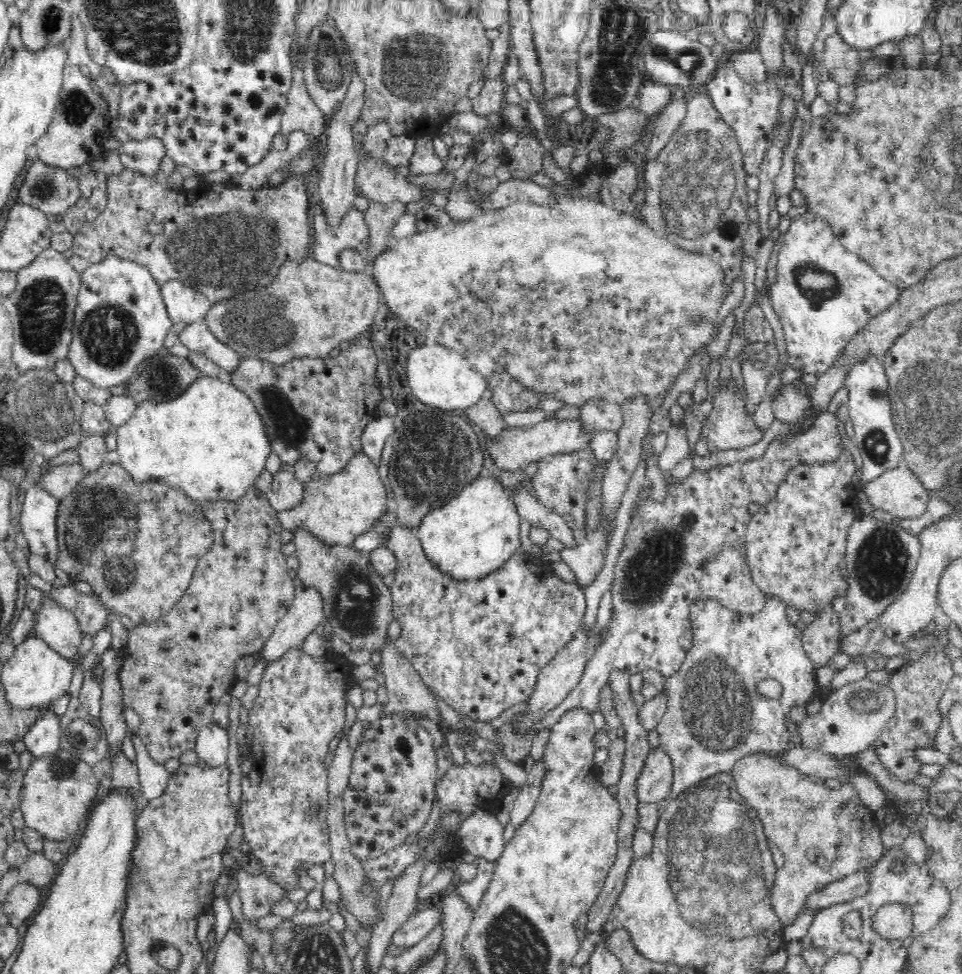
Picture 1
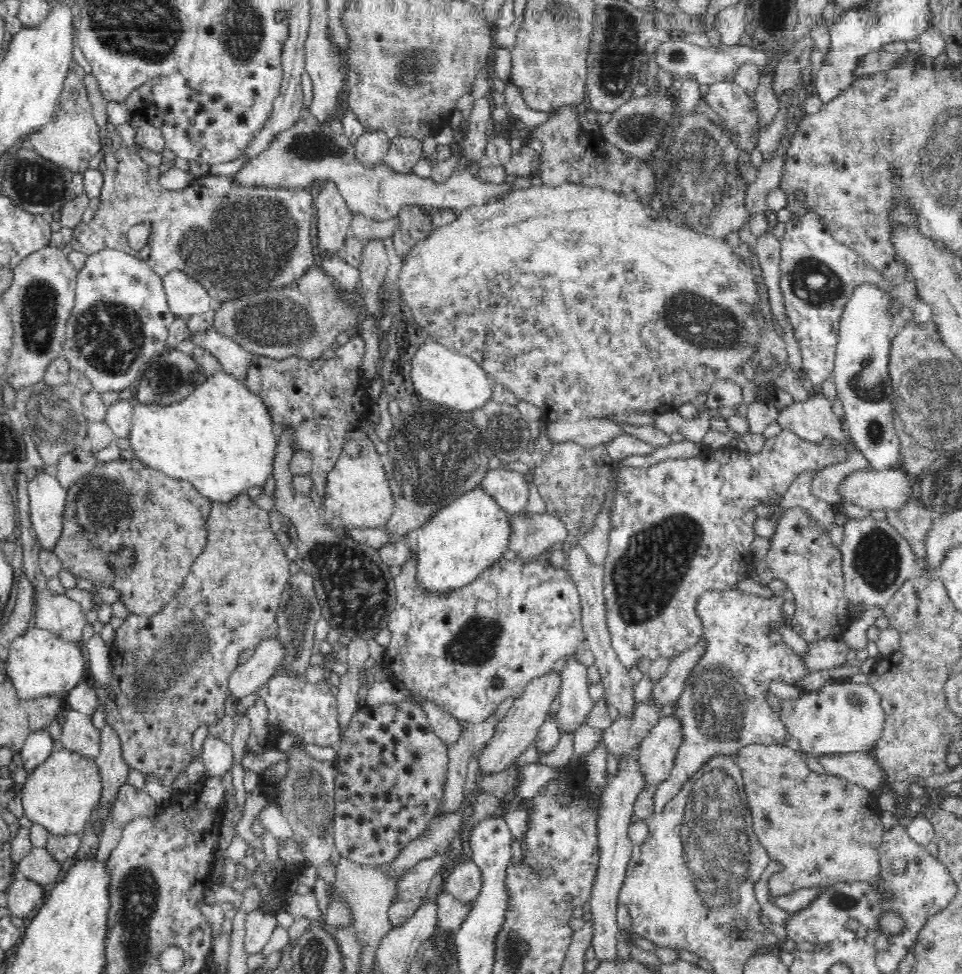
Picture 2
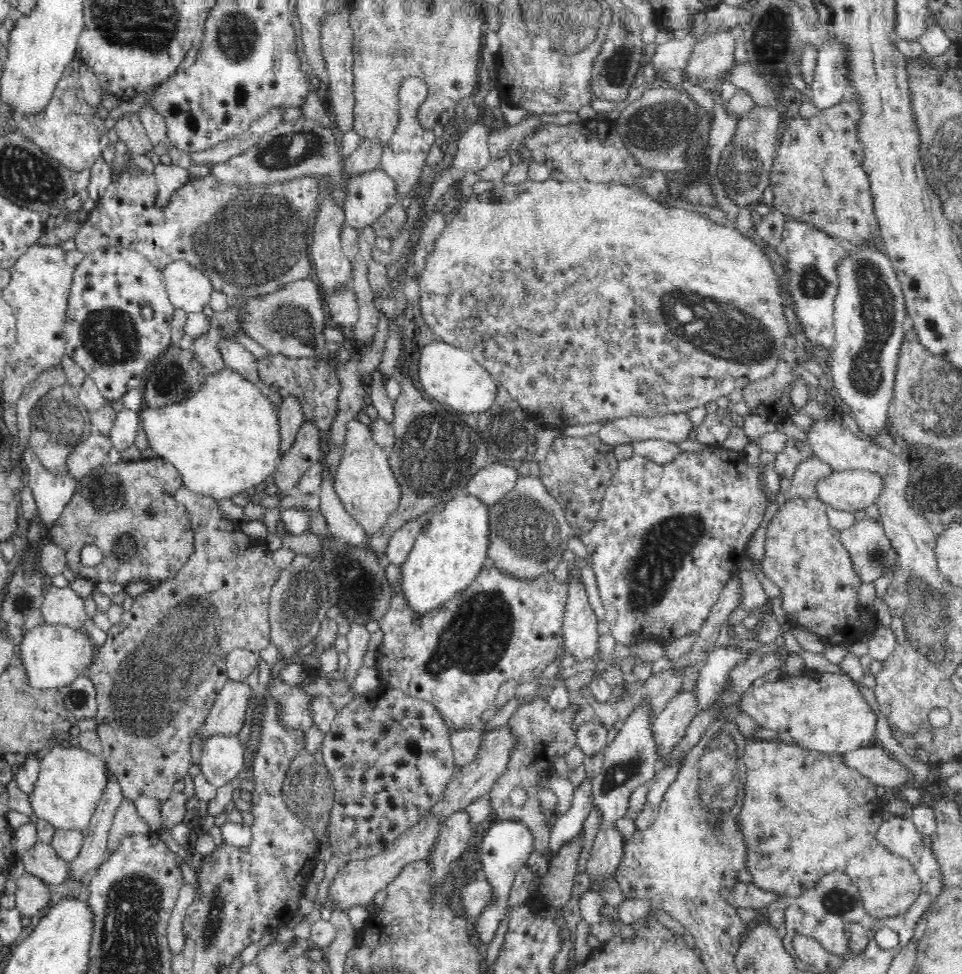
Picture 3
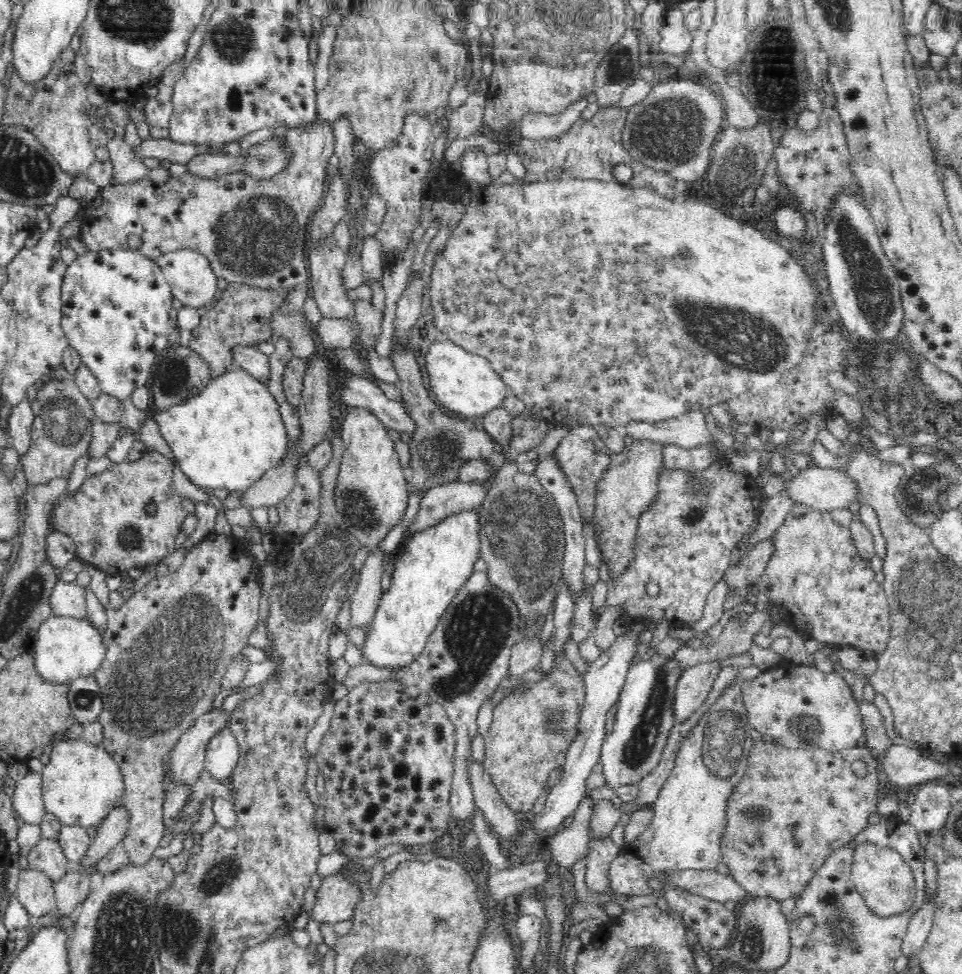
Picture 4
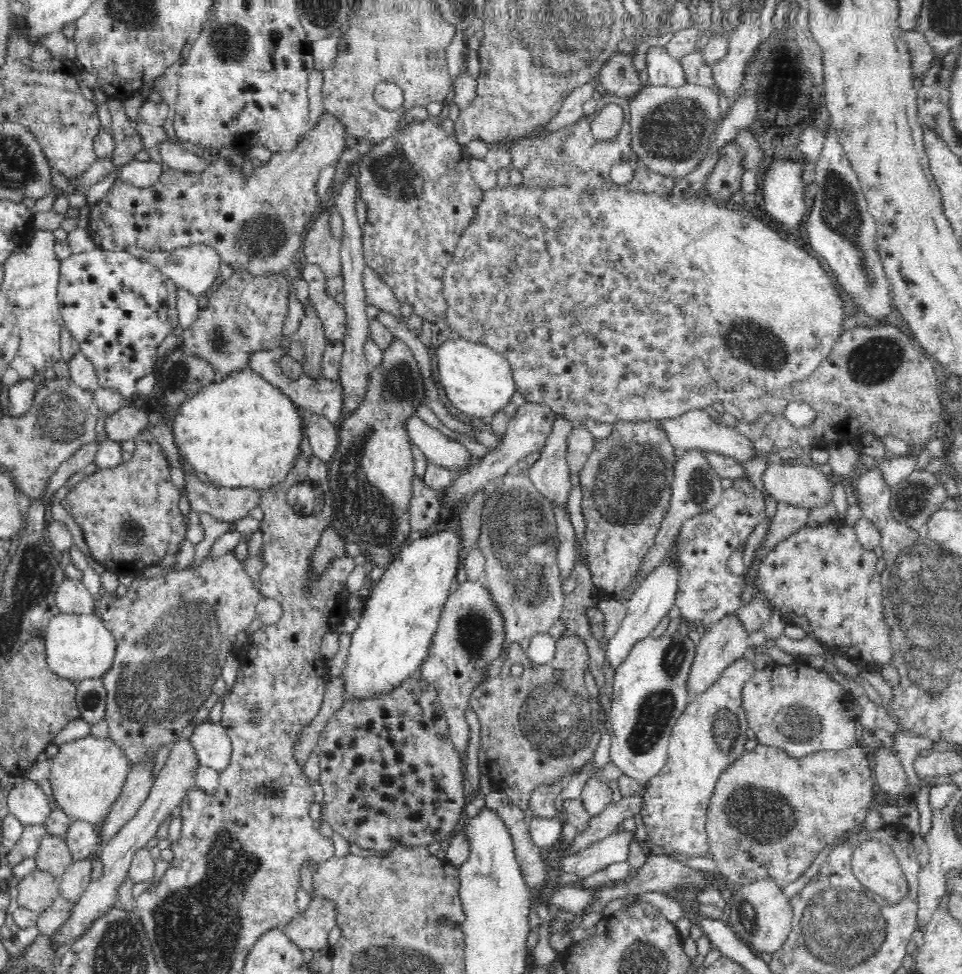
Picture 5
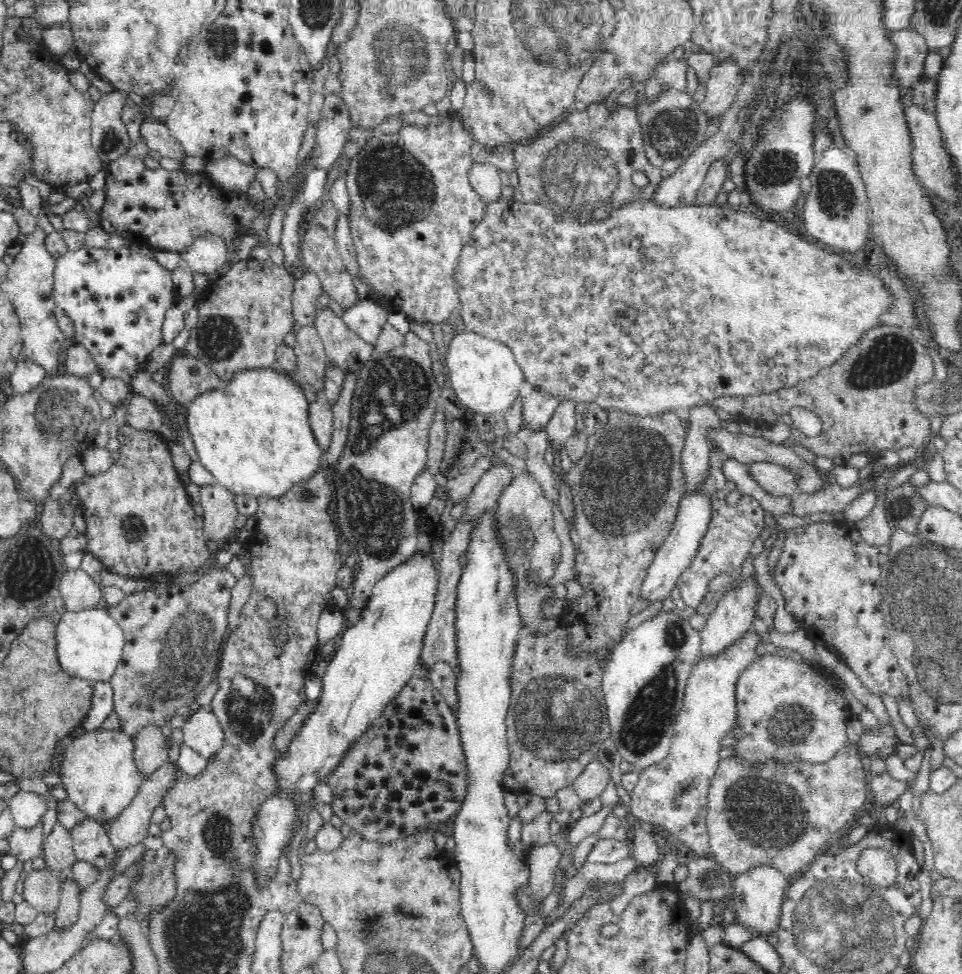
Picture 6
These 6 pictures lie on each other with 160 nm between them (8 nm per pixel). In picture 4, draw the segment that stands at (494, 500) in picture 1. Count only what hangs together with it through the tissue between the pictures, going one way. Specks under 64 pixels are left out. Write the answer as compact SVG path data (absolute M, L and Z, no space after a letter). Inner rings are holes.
M466 510L448 516L444 520L413 534L408 544L402 545L391 557L394 571L391 574L390 588L378 597L376 612L368 625L368 634L362 644L362 656L370 667L383 670L403 670L410 667L425 652L428 639L433 636L442 614L446 613L450 602L458 594L461 586L474 572L473 566L479 558L478 542L479 511Z

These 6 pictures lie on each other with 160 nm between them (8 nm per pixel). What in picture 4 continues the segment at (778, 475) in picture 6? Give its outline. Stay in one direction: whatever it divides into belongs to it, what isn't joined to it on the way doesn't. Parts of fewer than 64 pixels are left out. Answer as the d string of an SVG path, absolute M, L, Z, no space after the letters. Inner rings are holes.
M816 465L799 469L796 476L786 479L782 491L794 505L802 504L822 512L848 508L856 502L859 489L846 473Z

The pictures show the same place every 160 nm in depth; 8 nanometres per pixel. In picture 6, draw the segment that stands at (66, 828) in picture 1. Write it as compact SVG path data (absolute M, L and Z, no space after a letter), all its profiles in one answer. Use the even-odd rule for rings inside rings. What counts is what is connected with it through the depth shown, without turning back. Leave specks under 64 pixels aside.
M96 729L92 732L82 732L72 737L72 742L66 747L60 764L62 786L67 792L67 798L72 799L80 809L88 813L88 818L109 823L128 806L144 784L146 775L138 767L135 758L135 738L124 730Z

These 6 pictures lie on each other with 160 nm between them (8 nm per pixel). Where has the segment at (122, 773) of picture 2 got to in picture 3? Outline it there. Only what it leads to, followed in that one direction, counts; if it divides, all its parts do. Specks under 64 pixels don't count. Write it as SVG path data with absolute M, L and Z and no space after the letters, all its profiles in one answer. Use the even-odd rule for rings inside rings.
M111 771L108 773L110 773L110 782L86 828L84 844L77 857L67 866L67 877L74 882L82 882L88 874L92 874L107 860L105 852L110 825L116 809L123 801L123 796L119 793L121 788L115 781L115 776L111 774Z

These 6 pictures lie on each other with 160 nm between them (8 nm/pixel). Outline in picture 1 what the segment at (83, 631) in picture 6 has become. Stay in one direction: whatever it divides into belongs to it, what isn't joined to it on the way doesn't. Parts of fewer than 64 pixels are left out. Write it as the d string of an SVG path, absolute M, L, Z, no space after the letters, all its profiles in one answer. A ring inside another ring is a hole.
M32 635L16 646L10 658L3 662L1 683L6 693L6 699L13 707L50 708L52 702L70 691L74 674L73 659L55 652L42 638Z

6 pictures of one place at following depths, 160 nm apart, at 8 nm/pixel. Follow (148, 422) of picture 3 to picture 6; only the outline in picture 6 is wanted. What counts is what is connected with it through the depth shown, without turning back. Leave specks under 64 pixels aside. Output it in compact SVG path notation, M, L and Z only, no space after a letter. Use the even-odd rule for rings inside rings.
M270 366L265 369L246 369L234 374L230 382L221 382L212 392L204 392L198 398L194 398L187 405L188 415L186 416L186 430L195 446L200 463L215 478L216 484L228 489L234 495L254 496L254 498L271 497L276 501L281 500L285 493L295 492L299 485L305 484L308 480L314 478L318 470L324 469L324 460L322 447L312 431L310 425L310 414L308 397L304 393L304 387L292 379L292 372L282 371L276 366Z

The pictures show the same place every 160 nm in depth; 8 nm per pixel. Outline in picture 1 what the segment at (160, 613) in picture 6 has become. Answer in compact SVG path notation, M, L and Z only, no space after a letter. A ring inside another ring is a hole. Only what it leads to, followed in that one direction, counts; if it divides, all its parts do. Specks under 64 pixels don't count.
M253 487L237 501L201 501L200 506L202 506L202 512L206 514L206 518L208 518L208 521L212 525L212 530L214 531L213 543L207 550L207 553L198 559L186 592L181 596L175 608L168 611L166 615L154 622L142 623L134 626L134 628L130 628L128 630L128 642L126 642L126 646L118 651L118 658L121 658L122 663L118 672L122 703L129 706L140 717L141 726L139 734L141 740L144 747L146 747L149 758L159 765L166 764L172 758L179 760L184 752L195 750L197 734L201 729L213 723L214 707L218 706L220 697L224 698L236 682L236 661L245 655L253 656L260 652L260 648L264 646L264 642L268 640L268 636L274 632L274 628L276 628L278 622L286 616L286 612L292 606L295 597L294 586L292 586L293 580L288 573L289 568L286 563L286 556L282 552L282 541L279 537L280 530L282 529L281 524L277 519L277 511L270 506L265 494L258 491L256 487Z

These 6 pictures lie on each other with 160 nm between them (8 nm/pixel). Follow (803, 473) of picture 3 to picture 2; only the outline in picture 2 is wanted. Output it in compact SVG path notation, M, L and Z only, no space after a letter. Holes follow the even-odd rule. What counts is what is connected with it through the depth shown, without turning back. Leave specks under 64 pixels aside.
M854 454L854 458L850 458L850 462L846 459L838 463L823 466L823 470L816 471L816 474L809 482L809 491L818 499L830 503L832 506L840 505L841 498L835 491L837 484L853 470L860 468L868 468L871 464L864 460L860 454Z

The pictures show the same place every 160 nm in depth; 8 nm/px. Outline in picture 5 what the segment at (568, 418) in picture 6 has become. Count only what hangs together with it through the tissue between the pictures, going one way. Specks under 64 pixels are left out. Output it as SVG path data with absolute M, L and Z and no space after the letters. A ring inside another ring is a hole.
M564 415L555 416L553 427L540 450L541 457L529 468L530 480L548 500L566 507L572 485L567 465L568 436L576 424Z

